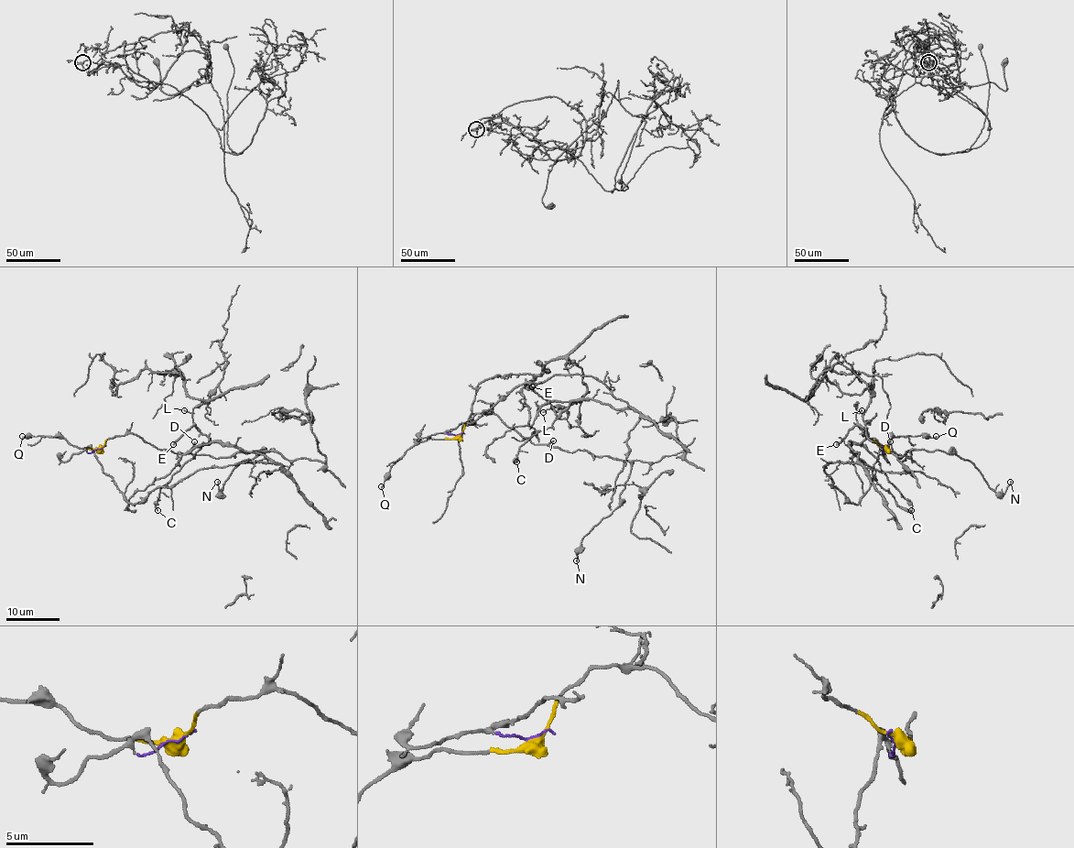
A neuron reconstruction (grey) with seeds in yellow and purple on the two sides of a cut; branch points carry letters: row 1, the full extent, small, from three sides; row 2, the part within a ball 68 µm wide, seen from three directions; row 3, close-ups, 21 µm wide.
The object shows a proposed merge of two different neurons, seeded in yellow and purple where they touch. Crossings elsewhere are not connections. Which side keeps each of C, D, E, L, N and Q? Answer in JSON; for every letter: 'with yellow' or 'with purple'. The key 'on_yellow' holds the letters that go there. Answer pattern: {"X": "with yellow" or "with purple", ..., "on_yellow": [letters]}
{"C": "with purple", "D": "with yellow", "E": "with purple", "L": "with purple", "N": "with yellow", "Q": "with yellow", "on_yellow": ["D", "N", "Q"]}

